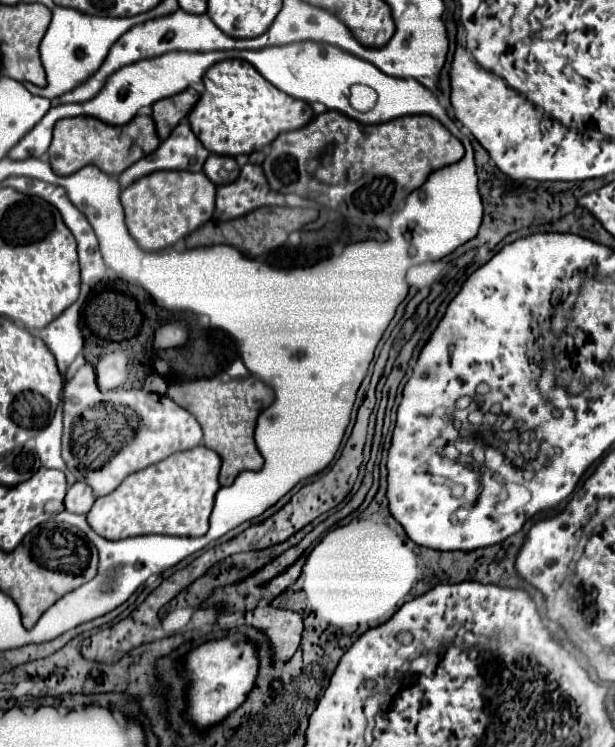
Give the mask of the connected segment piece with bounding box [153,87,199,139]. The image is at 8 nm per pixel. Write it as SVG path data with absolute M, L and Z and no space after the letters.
M189 87L173 97L159 99L157 103L153 103L153 121L157 127L159 139L165 139L171 133L171 129L191 111L197 99L199 99L199 93L193 87Z

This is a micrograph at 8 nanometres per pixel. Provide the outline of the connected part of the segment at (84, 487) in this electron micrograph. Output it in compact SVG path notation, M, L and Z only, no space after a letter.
M77 481L69 487L65 495L65 509L71 513L87 513L95 501L95 495L91 487L85 481Z

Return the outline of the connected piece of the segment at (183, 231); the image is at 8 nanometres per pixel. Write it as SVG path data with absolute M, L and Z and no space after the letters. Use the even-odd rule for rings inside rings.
M157 171L137 179L121 191L125 223L131 237L145 251L157 251L175 245L193 229L211 219L217 187L203 175L191 171ZM157 199L157 201L151 201Z

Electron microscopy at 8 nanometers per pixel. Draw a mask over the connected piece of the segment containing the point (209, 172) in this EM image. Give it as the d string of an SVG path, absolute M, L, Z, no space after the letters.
M209 155L203 165L203 173L219 187L235 181L239 177L239 165L235 157L229 155Z

